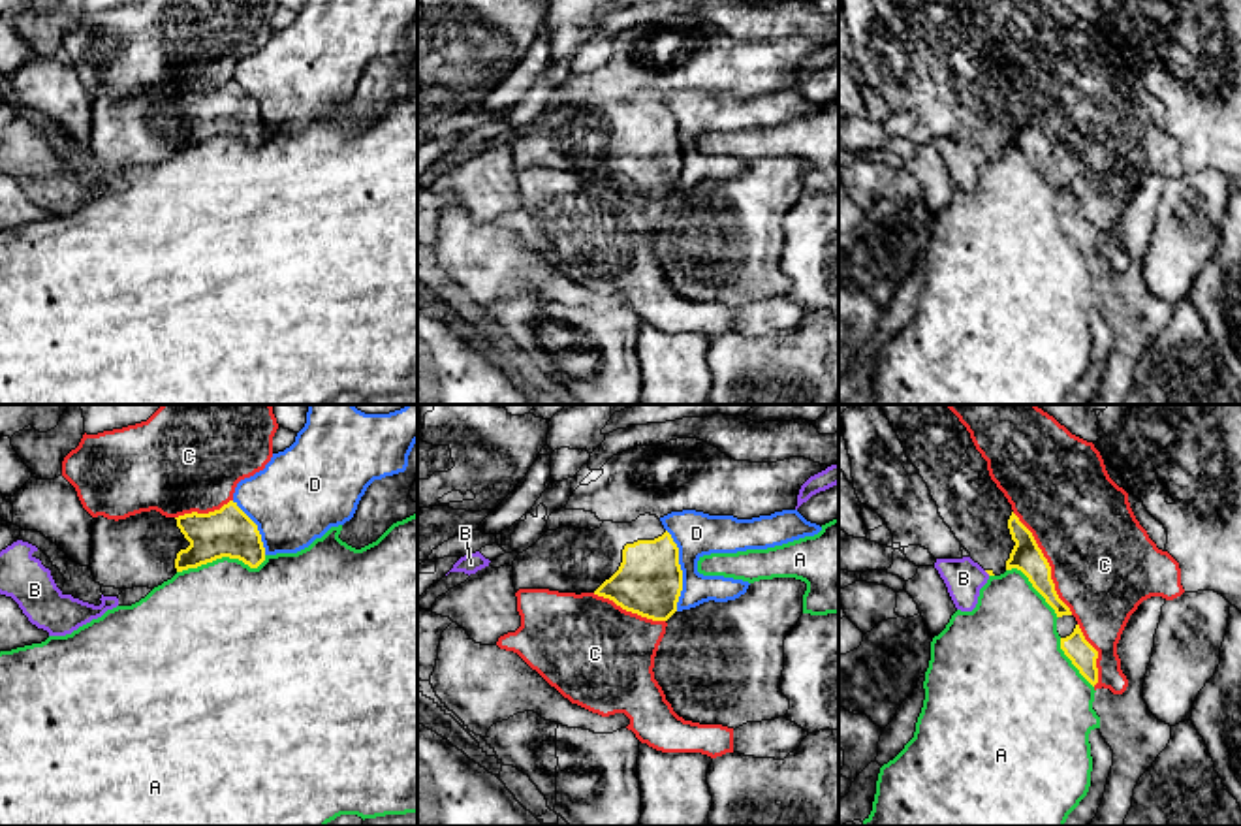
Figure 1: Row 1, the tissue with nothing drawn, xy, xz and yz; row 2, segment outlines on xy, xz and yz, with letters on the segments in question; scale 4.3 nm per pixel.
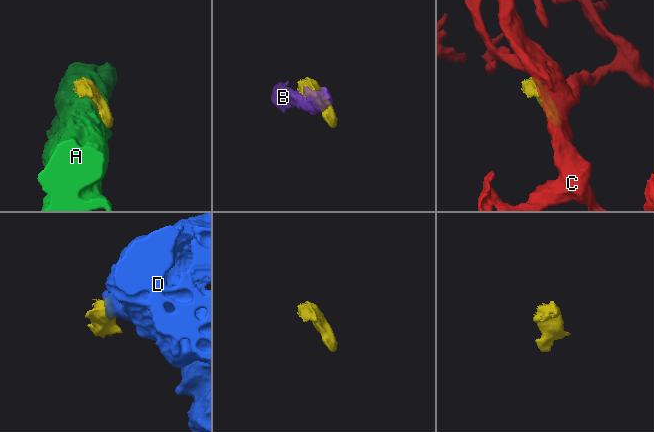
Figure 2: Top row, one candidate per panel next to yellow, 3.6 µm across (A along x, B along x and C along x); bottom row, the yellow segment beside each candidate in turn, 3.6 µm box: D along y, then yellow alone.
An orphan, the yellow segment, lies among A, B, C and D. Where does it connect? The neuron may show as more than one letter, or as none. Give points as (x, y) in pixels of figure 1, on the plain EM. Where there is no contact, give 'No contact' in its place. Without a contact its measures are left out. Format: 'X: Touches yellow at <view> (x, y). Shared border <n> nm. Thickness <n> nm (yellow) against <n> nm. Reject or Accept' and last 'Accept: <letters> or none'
A: Touches yellow at xy (222, 134). Shared border 400 nm. Thickness 200 nm (yellow) against 460 nm. Reject
B: Touches yellow at yz (988, 151). Shared border 40 nm. Thickness 20 nm (yellow) against 160 nm. Reject
C: Touches yellow at yz (1048, 142). Shared border 500 nm. Thickness 130 nm (yellow) against 460 nm. Reject
D: Touches yellow at xz (681, 149). Shared border 360 nm. Thickness 280 nm (yellow) against 190 nm. Reject
Accept: none

